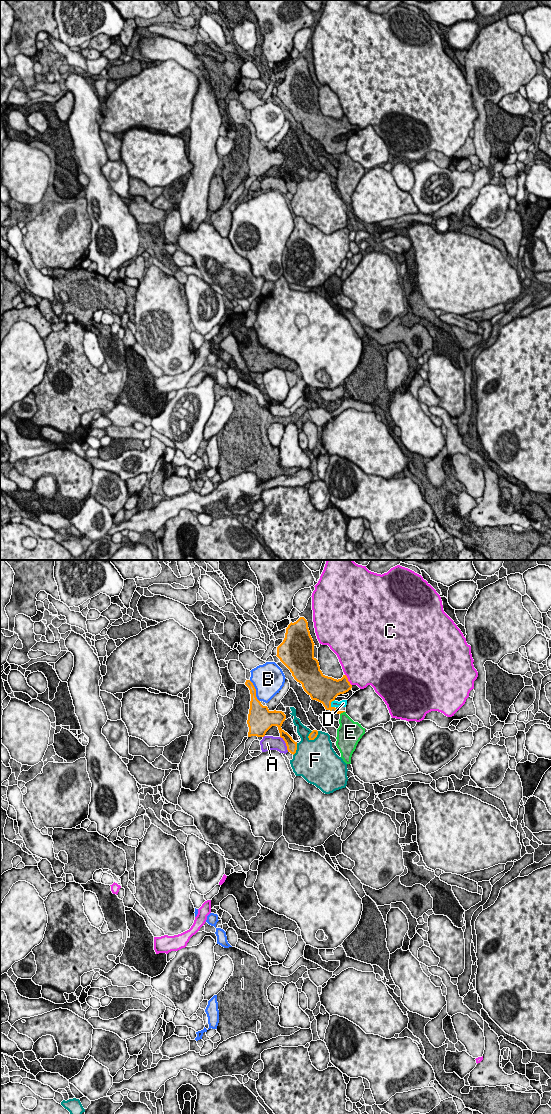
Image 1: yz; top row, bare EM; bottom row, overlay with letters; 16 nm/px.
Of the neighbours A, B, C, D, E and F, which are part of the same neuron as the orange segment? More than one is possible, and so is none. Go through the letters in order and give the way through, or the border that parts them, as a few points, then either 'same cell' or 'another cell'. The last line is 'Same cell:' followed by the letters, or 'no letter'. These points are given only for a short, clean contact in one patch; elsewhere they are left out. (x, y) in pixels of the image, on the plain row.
A: another cell
B: another cell
C: another cell
D: way yz (324, 129), (330, 143), (343, 143); same cell
E: another cell
F: another cell
Same cell: D

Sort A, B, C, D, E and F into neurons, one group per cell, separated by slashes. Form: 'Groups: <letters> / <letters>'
Groups: A / B / C / D / E / F

